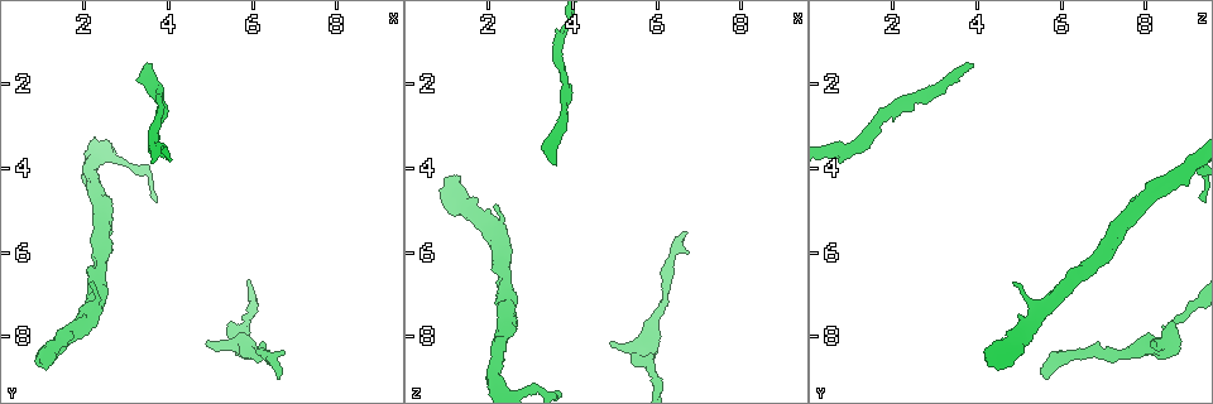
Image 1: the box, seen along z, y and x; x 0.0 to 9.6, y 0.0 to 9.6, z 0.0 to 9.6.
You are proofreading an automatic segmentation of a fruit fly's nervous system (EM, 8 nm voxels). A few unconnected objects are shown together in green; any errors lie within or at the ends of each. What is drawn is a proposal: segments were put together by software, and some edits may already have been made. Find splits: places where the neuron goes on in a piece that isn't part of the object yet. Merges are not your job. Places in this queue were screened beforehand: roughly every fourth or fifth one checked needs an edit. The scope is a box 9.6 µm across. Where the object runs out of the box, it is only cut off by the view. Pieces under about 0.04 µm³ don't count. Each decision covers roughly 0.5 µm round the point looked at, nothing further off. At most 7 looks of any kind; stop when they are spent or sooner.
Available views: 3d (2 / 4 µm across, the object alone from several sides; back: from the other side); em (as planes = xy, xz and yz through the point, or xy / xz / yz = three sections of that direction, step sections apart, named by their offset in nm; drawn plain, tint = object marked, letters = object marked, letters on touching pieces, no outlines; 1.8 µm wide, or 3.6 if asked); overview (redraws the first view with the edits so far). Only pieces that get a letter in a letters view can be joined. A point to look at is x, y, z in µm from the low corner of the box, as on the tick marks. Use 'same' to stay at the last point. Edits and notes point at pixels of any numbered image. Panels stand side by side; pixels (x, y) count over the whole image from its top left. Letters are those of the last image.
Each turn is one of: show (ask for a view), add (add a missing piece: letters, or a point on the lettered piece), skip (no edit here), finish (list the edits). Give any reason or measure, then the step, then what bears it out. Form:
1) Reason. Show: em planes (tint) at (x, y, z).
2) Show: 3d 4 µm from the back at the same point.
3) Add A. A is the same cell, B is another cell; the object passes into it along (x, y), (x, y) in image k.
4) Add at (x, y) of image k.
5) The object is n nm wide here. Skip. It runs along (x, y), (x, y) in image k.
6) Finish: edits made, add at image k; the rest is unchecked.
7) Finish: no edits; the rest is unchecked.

Thick end. Show: em planes (plain) at (1.30, 8.40, 4.20).

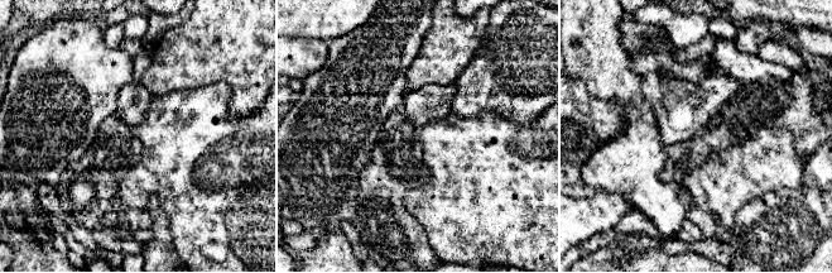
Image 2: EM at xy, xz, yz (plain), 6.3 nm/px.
Show: em planes (letters) at the same point.

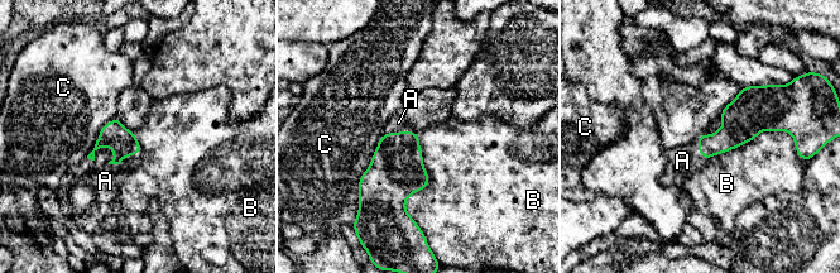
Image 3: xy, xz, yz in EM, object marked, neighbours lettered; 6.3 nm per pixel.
The longest contact is with B, 600 nm. Add A. A is the same cell, B and C are other cells; the object passes into it along (124, 143), (124, 157), (105, 181) in image 3; the neuron continues.

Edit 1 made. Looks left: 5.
See it whole again. Show: overview.

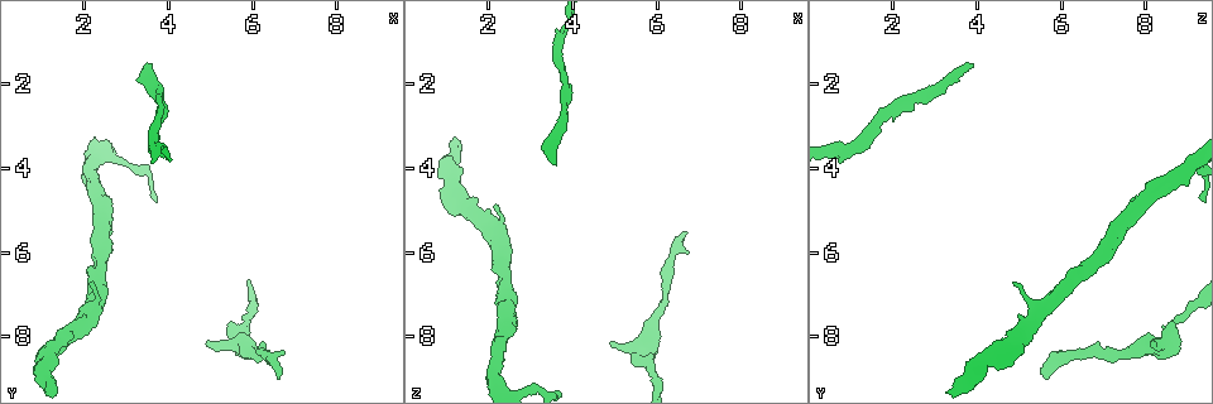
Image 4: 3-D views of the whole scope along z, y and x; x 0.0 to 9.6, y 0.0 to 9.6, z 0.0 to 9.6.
Branch stops here. Show: 3d 2 µm at (5.00, 8.15, 8.10).

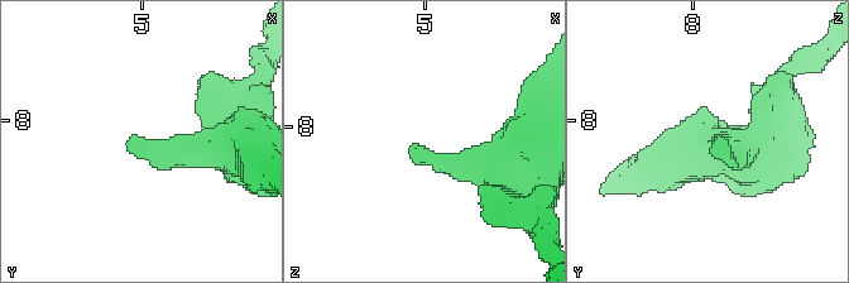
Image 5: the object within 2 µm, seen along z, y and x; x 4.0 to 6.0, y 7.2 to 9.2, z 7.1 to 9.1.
Need the tissue. Show: em yz step 8 (tint) at (4.98, 8.14, 8.14).

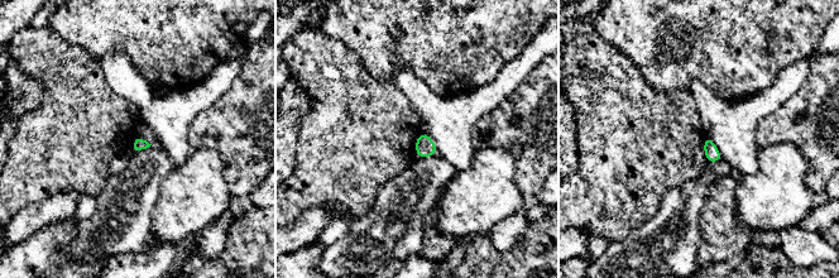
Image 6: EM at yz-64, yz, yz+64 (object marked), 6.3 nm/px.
See the neighbours. Show: em yz step 8 (letters) at the same point.

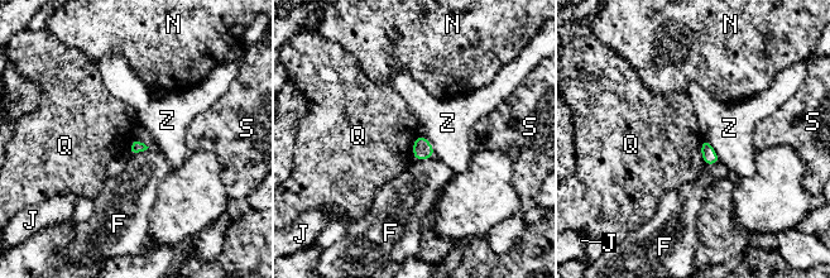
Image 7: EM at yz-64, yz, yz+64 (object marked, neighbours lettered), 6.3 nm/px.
Skip. F, J, N, Q, S and Z are other cells; a border runs along (701, 139), (701, 158), (705, 166) in image 7; no lettered piece goes on from it.

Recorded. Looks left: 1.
Finish: edits made, add at image 3; the rest is unchecked.

